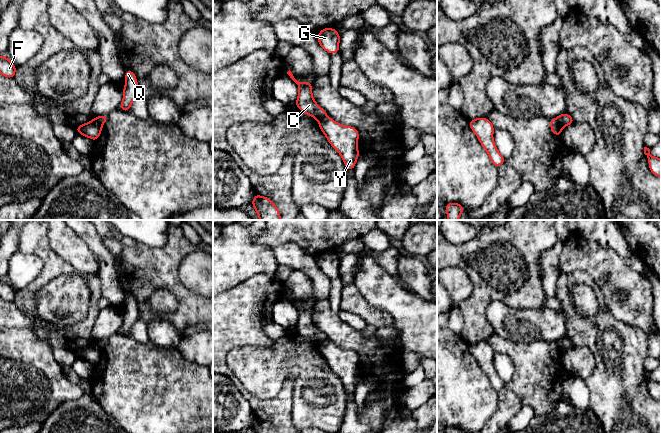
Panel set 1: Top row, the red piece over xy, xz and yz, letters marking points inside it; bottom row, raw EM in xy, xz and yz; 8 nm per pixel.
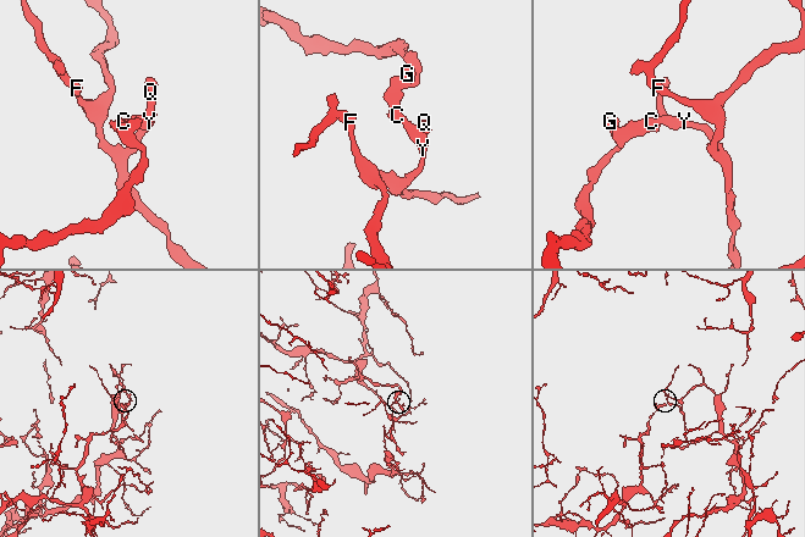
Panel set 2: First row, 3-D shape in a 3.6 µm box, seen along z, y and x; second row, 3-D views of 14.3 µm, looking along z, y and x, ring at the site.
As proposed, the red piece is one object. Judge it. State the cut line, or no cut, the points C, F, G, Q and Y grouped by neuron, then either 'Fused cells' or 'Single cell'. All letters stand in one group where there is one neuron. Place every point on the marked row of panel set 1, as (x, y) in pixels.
Split along yz (556, 118), (563, 126). Groups: C G / F Q Y. Fused cells

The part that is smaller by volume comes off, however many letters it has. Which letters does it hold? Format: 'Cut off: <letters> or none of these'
Cut off: F, Q, Y

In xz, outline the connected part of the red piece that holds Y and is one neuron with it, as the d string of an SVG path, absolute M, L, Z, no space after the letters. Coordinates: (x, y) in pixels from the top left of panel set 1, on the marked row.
M327 115L318 122L328 142L341 155L346 169L354 170L359 157L358 130L355 127L343 126Z

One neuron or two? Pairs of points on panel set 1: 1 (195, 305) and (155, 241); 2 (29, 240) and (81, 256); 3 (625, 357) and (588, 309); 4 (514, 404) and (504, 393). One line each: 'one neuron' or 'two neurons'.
1: two neurons
2: two neurons
3: two neurons
4: one neuron

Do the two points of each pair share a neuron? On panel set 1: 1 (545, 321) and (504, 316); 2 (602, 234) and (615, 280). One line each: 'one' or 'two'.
1: one
2: two

